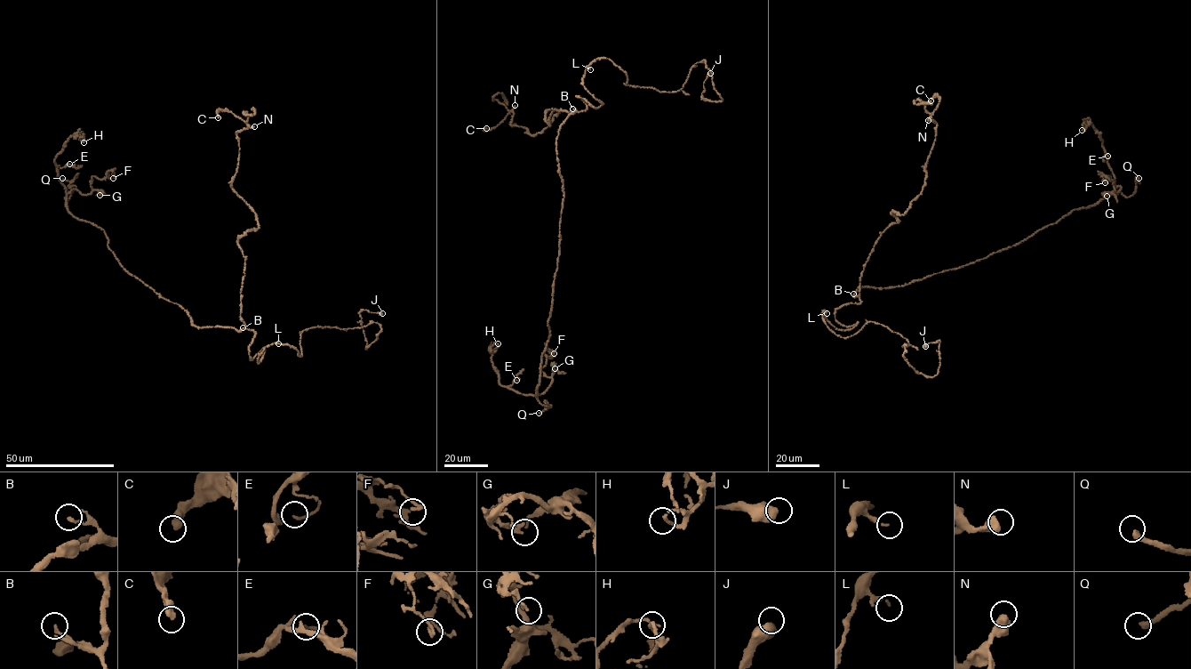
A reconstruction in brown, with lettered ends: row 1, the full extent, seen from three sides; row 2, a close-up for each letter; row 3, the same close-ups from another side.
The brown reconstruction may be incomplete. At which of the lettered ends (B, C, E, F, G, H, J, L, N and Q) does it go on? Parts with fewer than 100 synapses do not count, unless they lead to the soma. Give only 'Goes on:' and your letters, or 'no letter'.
Goes on: Q

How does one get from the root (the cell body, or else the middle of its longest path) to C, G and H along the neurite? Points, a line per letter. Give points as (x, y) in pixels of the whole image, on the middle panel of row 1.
C: (574, 113), (555, 108), (550, 125), (547, 110), (559, 110), (532, 135), (511, 125), (512, 111), (486, 128)
G: (574, 113), (556, 140), (563, 193), (560, 249), (536, 395), (551, 383), (555, 368)
H: (574, 113), (556, 140), (563, 193), (560, 249), (537, 395), (499, 383), (491, 361), (498, 343)

